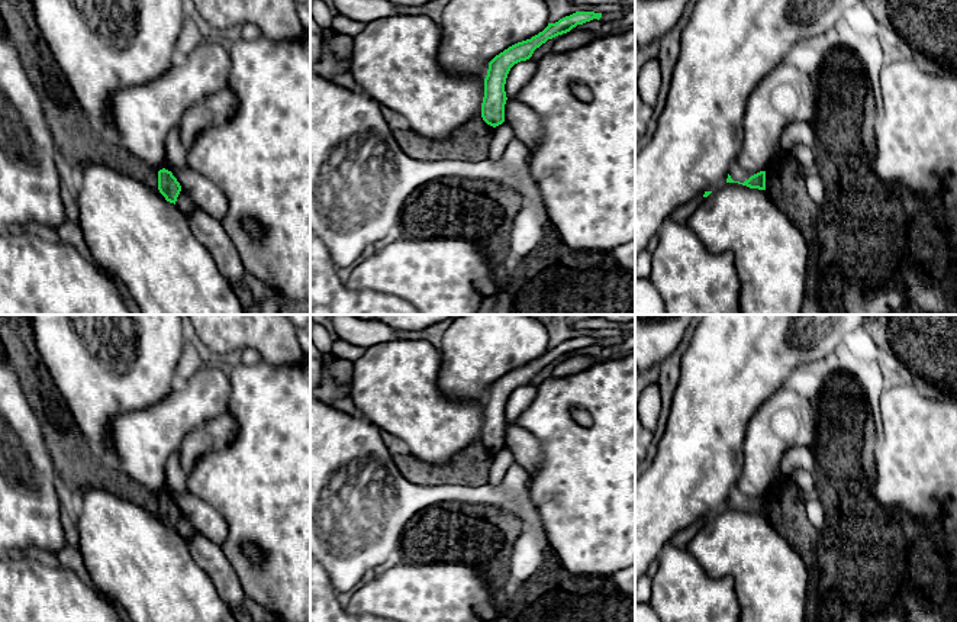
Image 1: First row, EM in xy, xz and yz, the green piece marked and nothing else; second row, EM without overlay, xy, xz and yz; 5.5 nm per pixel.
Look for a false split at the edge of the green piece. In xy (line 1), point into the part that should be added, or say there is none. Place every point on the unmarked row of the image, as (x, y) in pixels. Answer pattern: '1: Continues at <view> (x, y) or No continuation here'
1: No continuation here

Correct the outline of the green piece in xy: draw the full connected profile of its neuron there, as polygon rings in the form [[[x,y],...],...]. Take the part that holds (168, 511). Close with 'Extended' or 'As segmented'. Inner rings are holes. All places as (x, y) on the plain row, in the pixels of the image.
[[[162,493],[158,496],[158,515],[167,526],[175,529],[181,510],[171,496]]]. As segmented

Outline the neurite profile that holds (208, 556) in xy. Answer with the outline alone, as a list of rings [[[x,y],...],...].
[[[196,532],[188,542],[193,560],[206,571],[218,594],[231,608],[244,606],[245,594],[238,574],[226,560],[220,547]]]

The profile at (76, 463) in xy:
[[[0,315],[0,347],[14,368],[22,390],[39,419],[58,480],[68,489],[103,489],[158,515],[157,493],[145,489],[96,452],[74,420],[36,349],[30,315]]]

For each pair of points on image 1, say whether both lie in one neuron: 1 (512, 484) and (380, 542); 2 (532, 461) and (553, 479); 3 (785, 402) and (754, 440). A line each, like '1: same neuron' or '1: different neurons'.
1: same neuron
2: different neurons
3: same neuron

